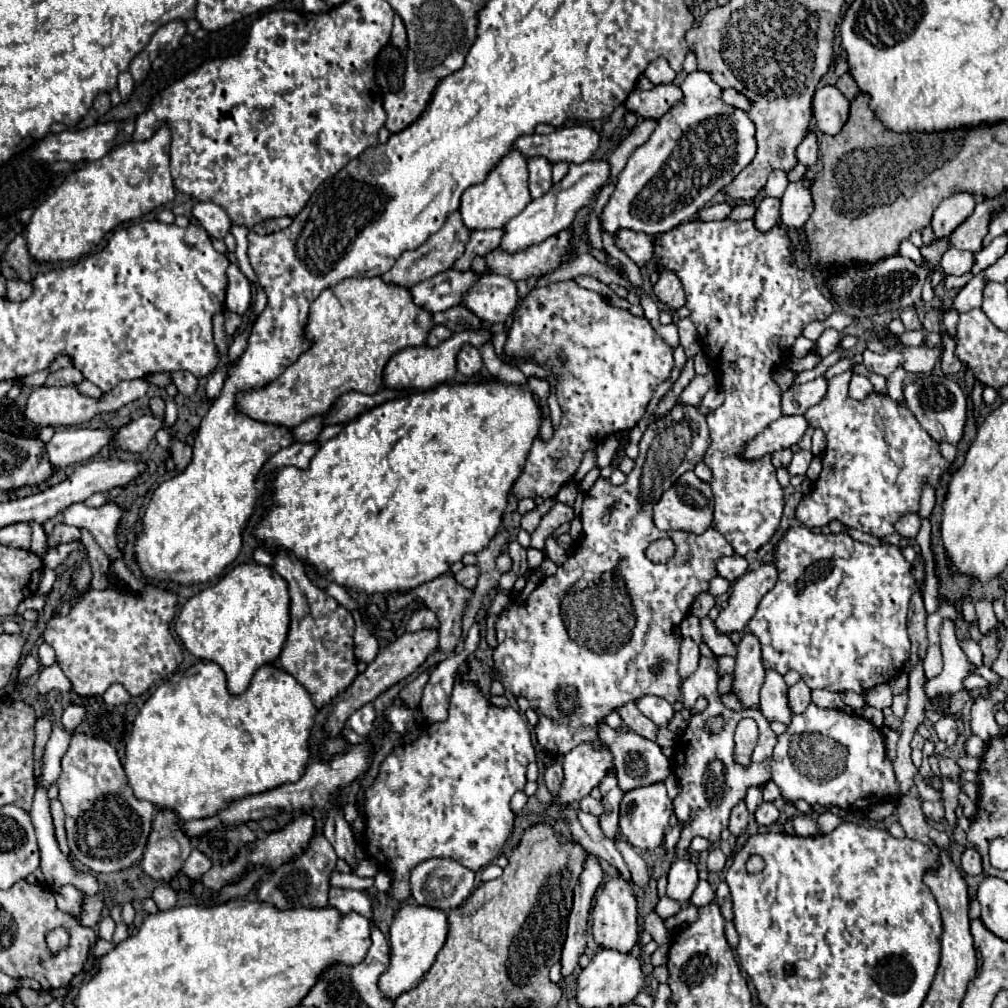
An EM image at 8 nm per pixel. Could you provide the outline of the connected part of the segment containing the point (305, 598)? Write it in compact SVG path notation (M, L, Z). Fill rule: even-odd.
M277 550L273 552L273 560L273 568L289 582L291 592L291 628L279 660L281 666L305 686L315 708L321 710L343 694L357 676L357 660L353 654L355 620L345 606L309 580L303 562L295 554Z

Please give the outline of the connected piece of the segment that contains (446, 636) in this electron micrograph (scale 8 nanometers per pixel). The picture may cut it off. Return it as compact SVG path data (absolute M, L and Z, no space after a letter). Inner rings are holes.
M439 576L415 590L411 590L405 596L389 598L389 608L399 610L407 606L411 600L423 600L427 608L431 608L439 618L439 650L441 652L453 652L459 638L461 638L461 618L465 602L471 598L471 590L455 584L453 576Z

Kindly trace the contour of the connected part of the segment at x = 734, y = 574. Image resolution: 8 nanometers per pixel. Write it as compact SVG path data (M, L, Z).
M733 554L733 556L723 556L717 564L717 572L719 576L727 578L729 582L741 578L745 572L747 572L747 560L739 554Z

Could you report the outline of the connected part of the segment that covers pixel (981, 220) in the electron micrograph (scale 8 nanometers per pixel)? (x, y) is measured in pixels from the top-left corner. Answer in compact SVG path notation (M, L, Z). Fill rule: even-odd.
M993 198L979 202L975 206L973 214L945 238L949 242L949 246L953 246L957 250L969 250L969 252L981 250L981 240L989 230L989 218L991 218L991 212L995 206L999 206L999 202Z

